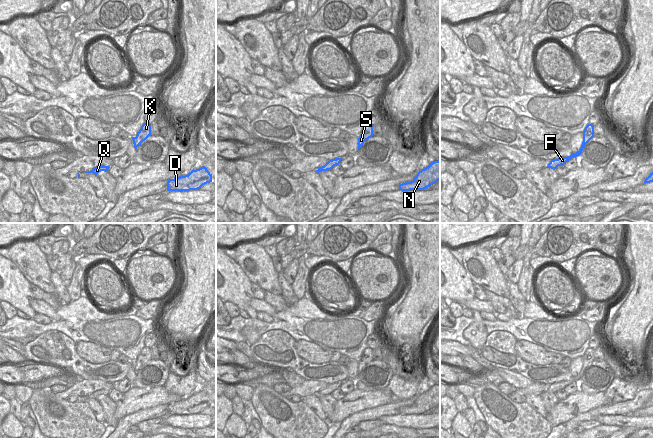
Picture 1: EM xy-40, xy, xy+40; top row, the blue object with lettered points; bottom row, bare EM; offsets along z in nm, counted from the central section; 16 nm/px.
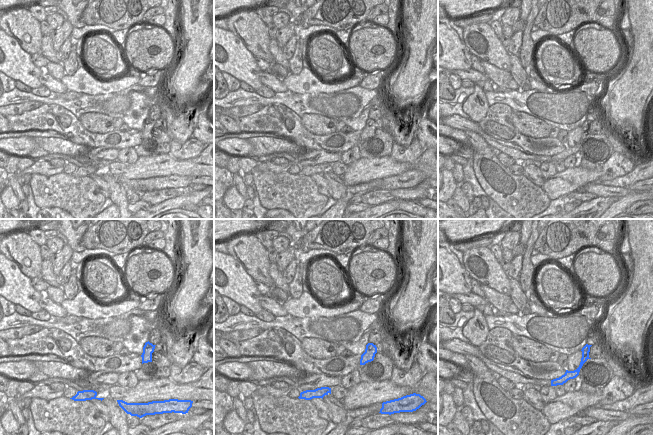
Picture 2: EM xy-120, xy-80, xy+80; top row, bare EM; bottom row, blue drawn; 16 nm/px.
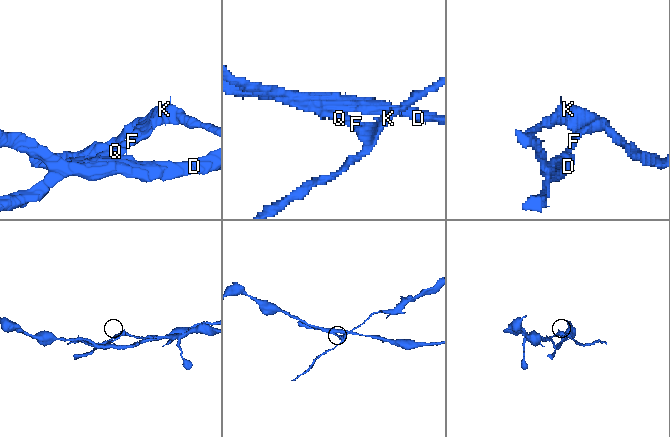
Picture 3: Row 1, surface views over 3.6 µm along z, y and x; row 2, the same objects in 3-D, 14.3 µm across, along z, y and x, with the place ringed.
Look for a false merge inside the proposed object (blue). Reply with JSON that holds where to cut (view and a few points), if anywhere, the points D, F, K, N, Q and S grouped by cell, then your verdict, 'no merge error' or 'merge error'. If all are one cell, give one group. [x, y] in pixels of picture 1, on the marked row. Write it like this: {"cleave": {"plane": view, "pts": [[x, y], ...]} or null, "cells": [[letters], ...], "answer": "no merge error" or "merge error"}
{"cleave": {"plane": "xy", "pts": [[324, 165], [332, 167]]}, "cells": [["D", "N", "Q"], ["F", "K", "S"]], "answer": "merge error"}

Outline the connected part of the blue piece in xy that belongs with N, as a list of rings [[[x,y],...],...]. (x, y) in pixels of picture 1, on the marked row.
[[[440,160],[431,162],[428,167],[419,171],[413,181],[400,184],[398,190],[424,190],[438,180],[440,180]]]

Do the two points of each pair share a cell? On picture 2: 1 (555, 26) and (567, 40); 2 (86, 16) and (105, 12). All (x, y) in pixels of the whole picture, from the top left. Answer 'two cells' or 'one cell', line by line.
1: two cells
2: one cell

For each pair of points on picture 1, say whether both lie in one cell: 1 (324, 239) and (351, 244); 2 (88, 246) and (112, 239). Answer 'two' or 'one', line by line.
1: one
2: one

